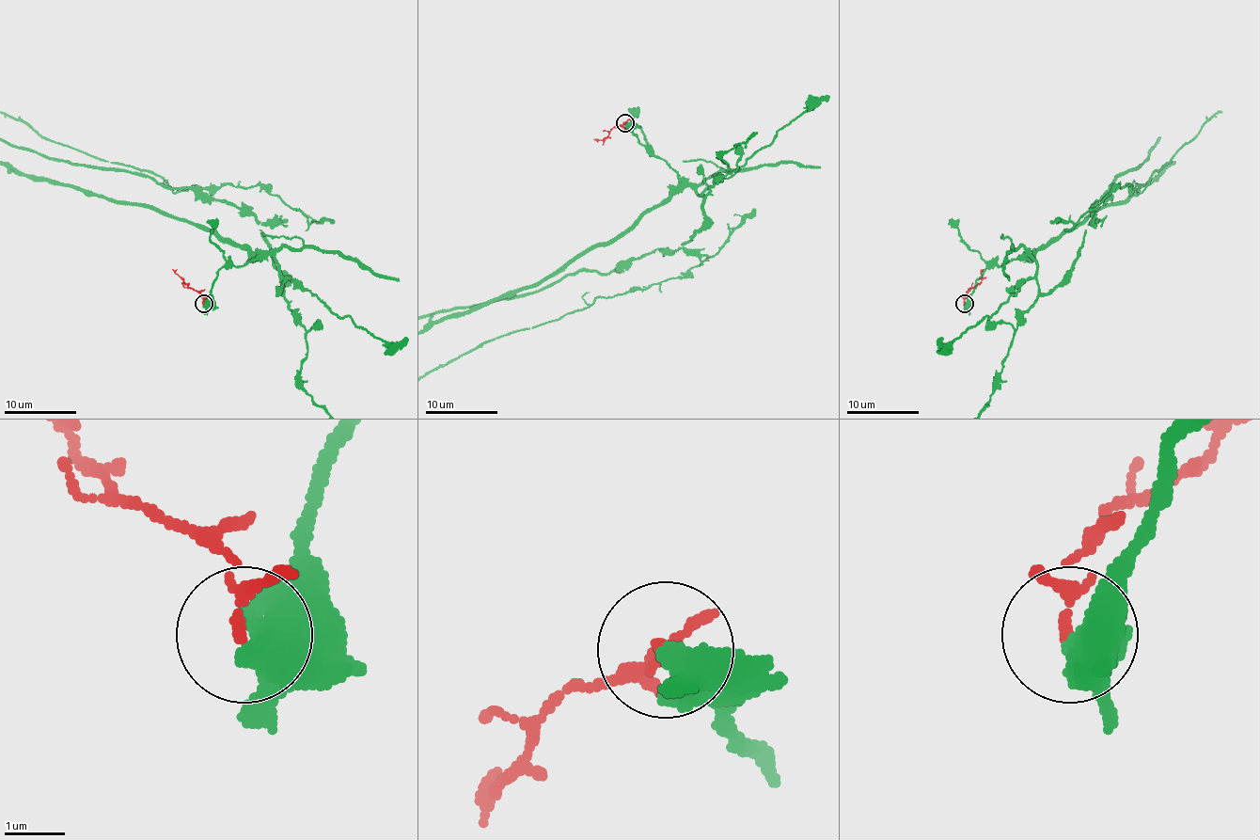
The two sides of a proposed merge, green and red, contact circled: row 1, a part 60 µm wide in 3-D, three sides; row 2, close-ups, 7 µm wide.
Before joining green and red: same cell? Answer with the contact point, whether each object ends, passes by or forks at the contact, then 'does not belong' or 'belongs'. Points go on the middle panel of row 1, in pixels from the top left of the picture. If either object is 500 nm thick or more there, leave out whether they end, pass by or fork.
(624, 122) | does not belong

